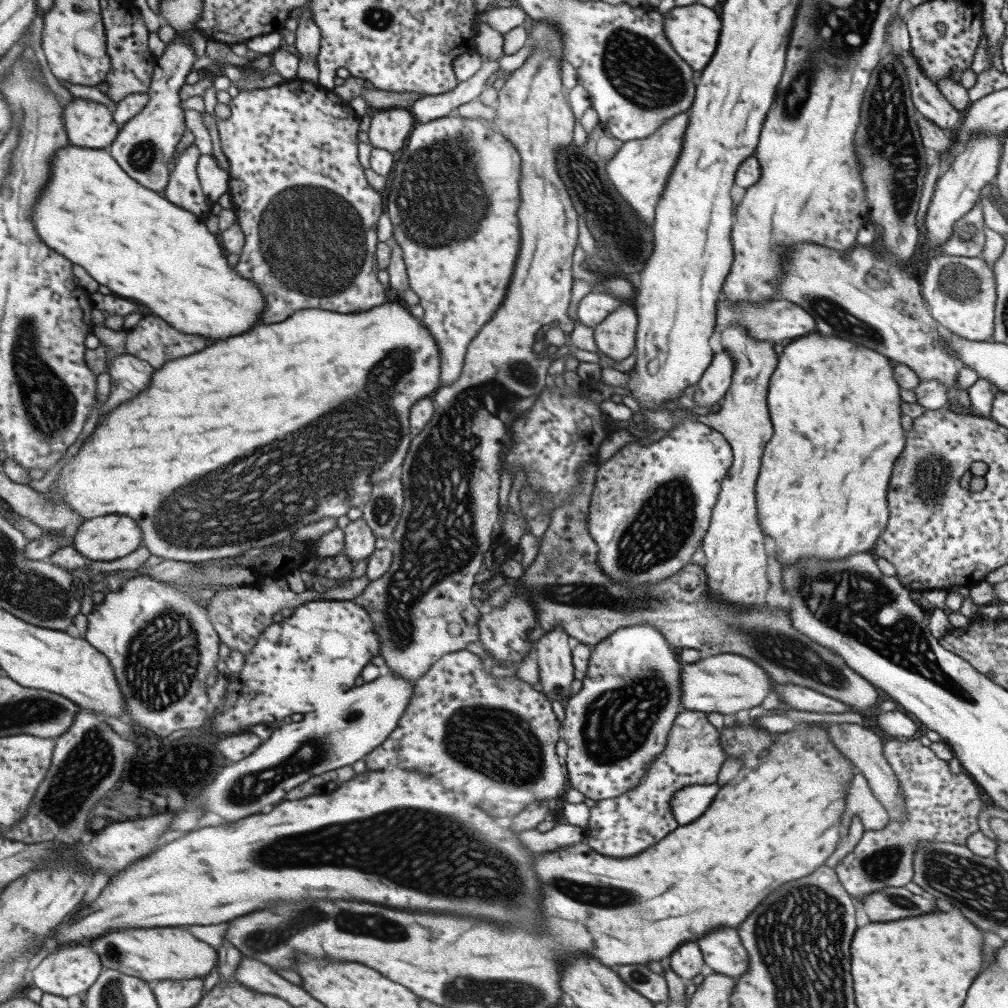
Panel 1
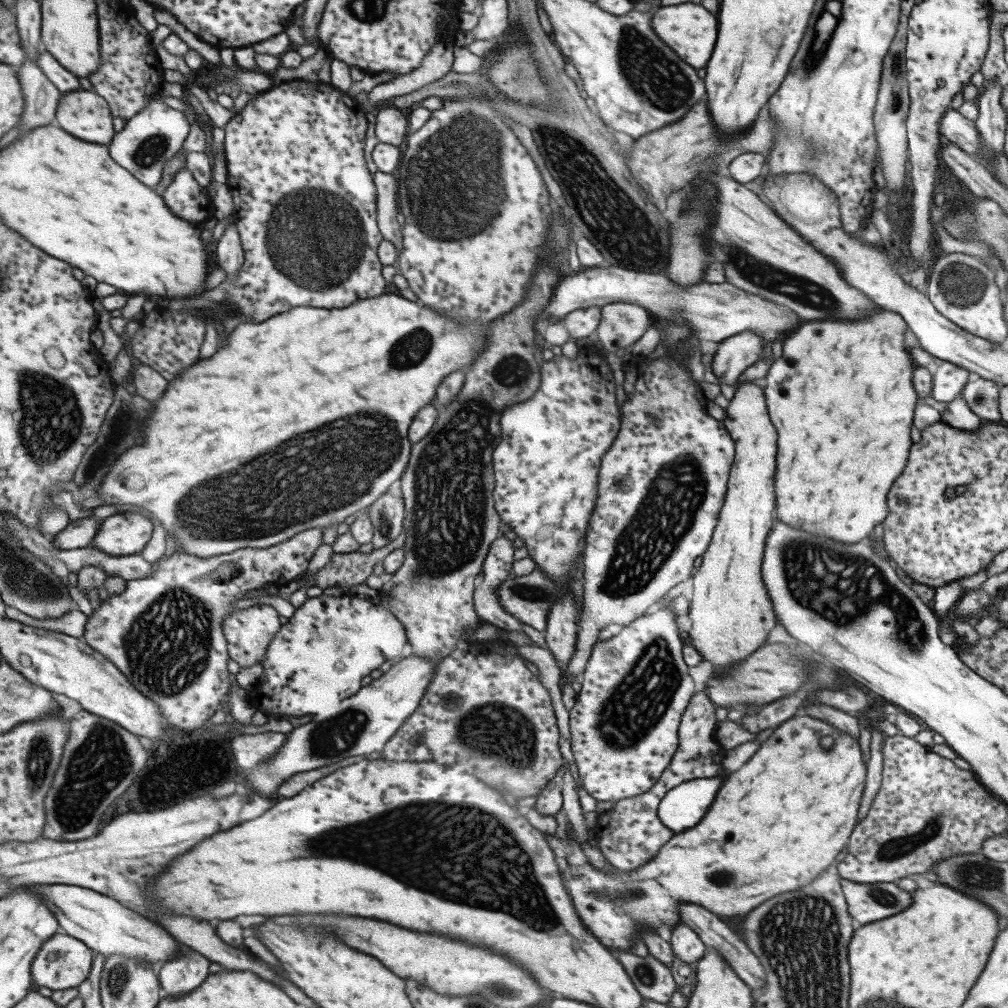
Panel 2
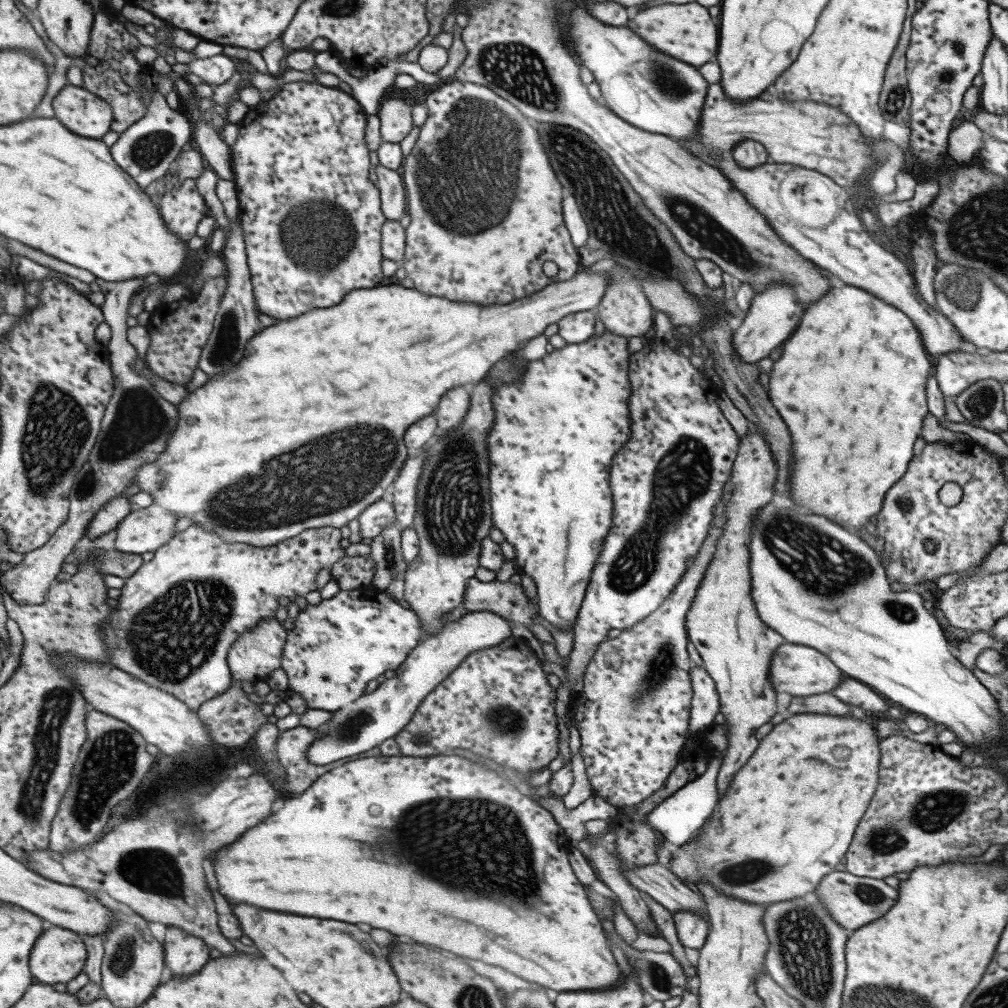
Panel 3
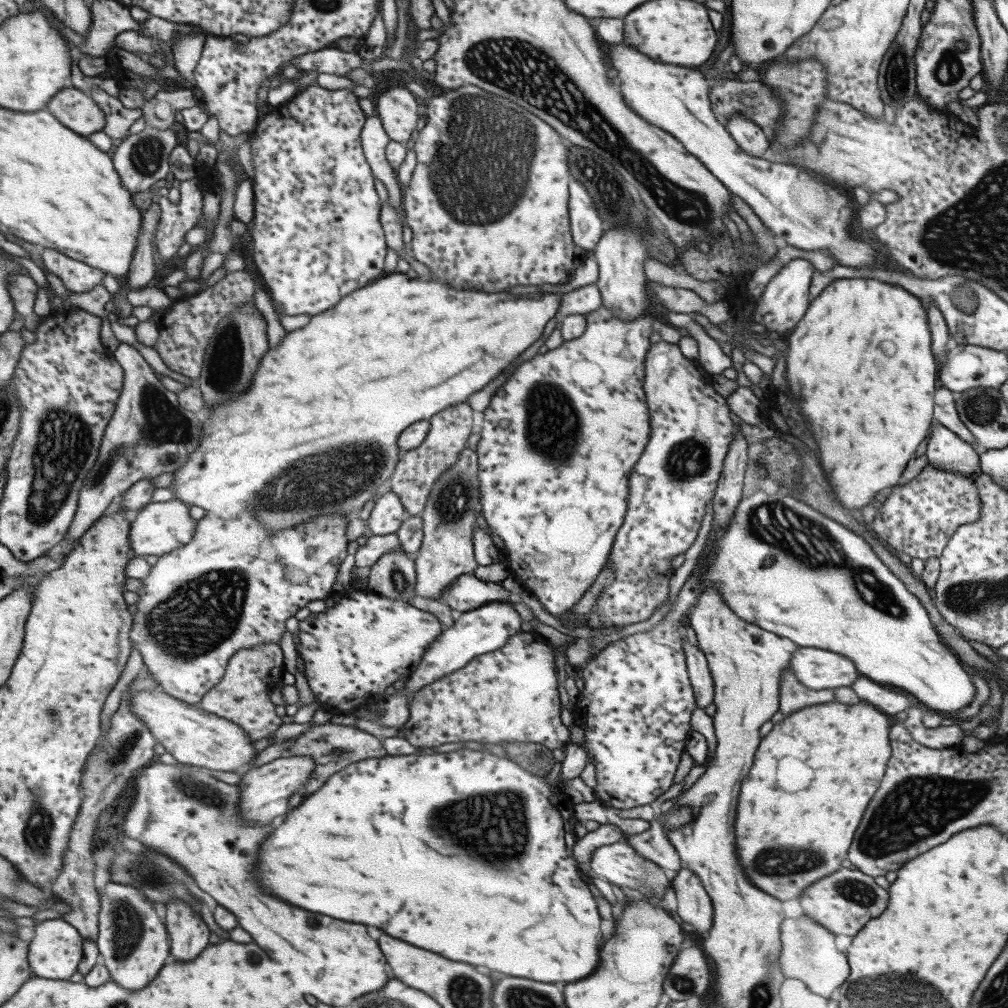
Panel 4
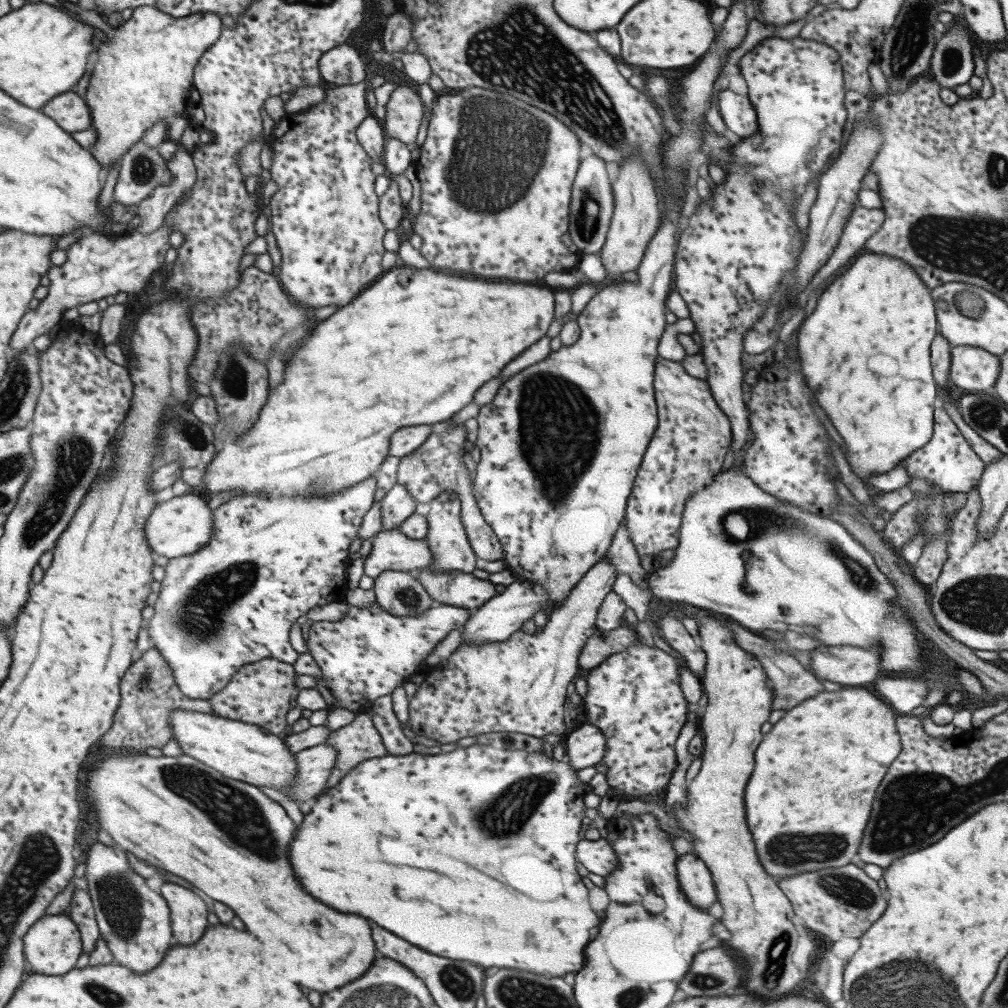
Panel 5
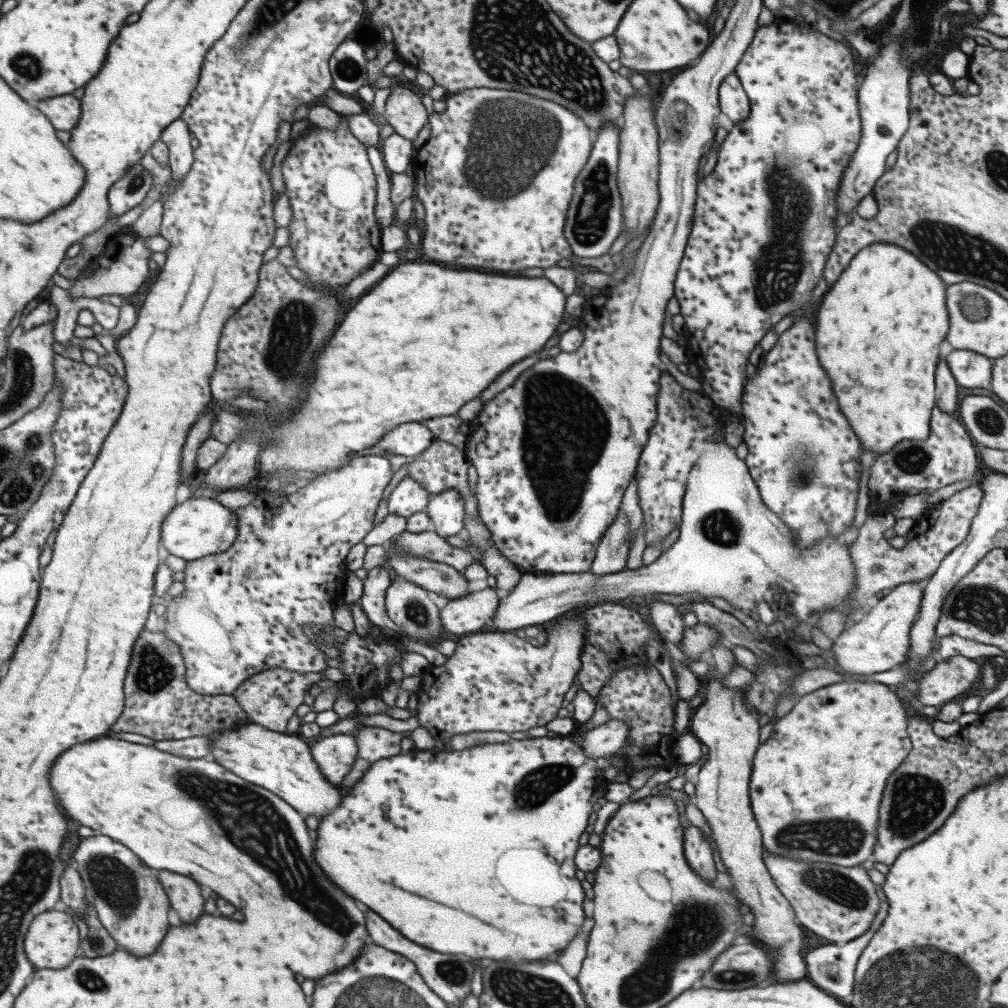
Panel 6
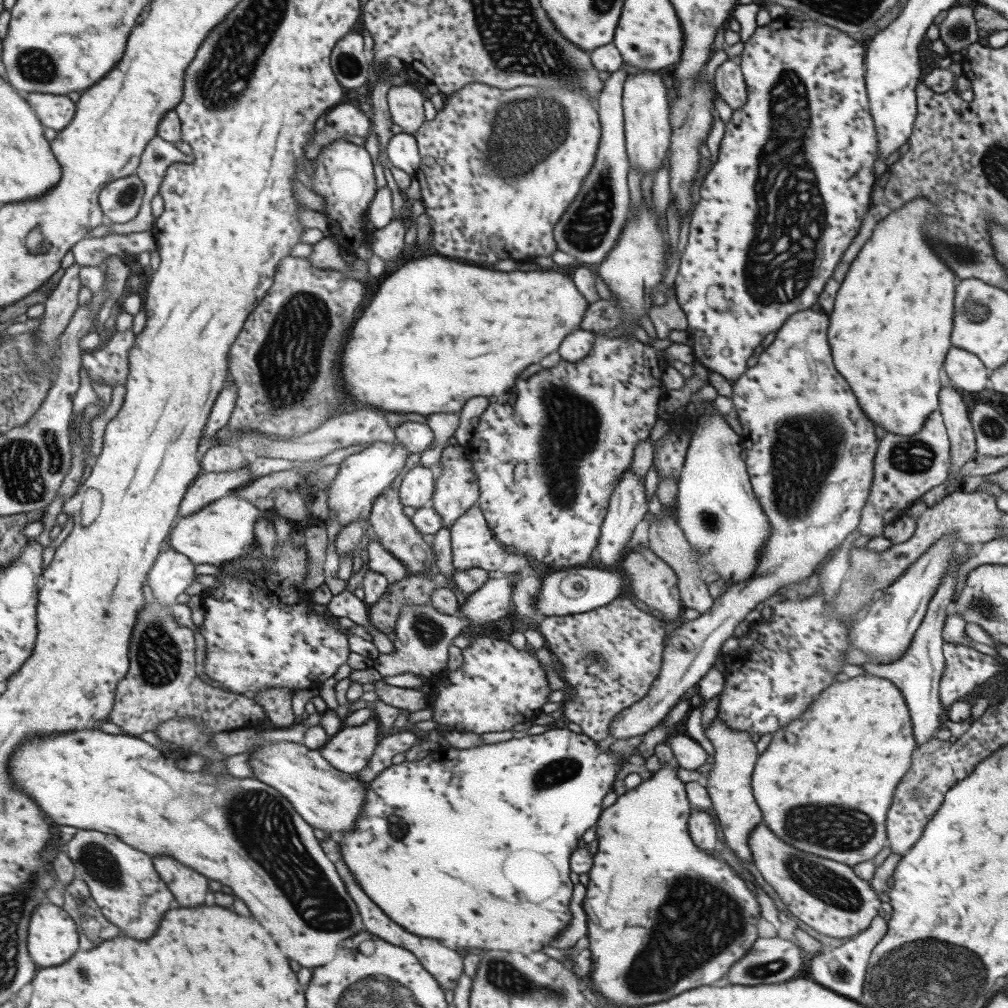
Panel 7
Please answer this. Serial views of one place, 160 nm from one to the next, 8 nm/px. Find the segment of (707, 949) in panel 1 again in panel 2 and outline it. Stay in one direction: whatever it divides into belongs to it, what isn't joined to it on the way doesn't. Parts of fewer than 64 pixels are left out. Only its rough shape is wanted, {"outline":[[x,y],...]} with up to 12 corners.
{"outline":[[679,903],[680,922],[723,957],[752,992],[765,974],[743,940],[715,913]]}

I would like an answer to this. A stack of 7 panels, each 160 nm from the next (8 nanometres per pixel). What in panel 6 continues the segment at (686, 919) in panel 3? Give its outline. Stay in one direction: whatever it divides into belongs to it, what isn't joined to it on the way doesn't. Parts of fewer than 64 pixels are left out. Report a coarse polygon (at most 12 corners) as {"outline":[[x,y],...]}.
{"outline":[[684,828],[687,864],[706,881],[715,878],[711,846],[699,828]]}

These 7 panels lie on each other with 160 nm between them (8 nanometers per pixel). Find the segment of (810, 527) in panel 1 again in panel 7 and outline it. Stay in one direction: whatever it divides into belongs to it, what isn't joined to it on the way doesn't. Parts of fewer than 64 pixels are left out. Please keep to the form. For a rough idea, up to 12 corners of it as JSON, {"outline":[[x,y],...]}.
{"outline":[[881,219],[827,342],[859,408],[915,434],[938,410],[959,280],[922,226]]}

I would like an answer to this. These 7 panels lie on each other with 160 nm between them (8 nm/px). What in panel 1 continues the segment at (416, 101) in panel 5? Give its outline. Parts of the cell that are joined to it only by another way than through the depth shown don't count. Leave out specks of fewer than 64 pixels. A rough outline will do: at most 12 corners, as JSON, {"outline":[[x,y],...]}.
{"outline":[[407,109],[370,118],[372,148],[398,151],[415,125]]}

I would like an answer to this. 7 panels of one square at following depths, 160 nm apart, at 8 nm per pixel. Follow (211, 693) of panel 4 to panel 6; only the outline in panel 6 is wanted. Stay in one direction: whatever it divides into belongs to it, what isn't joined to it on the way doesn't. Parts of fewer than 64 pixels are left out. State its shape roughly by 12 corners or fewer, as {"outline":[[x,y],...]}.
{"outline":[[268,668],[231,695],[246,722],[283,733],[321,673]]}

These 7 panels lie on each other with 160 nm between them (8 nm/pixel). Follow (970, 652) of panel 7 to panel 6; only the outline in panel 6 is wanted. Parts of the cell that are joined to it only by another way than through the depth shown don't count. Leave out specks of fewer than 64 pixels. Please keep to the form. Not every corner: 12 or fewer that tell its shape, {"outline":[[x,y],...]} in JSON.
{"outline":[[955,655],[918,679],[922,706],[953,701],[978,680],[981,661]]}

